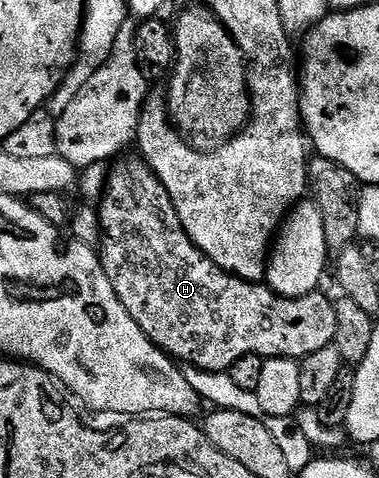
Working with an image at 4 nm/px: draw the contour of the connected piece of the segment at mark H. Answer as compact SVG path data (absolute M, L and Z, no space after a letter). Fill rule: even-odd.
M121 158L112 165L99 213L103 244L110 252L107 271L113 288L150 342L174 361L188 362L202 372L212 373L228 370L244 356L284 357L300 362L315 354L315 350L323 350L323 346L333 343L335 314L324 291L318 290L310 296L279 296L264 283L241 280L224 272L194 246L157 175L144 159L135 158Z

